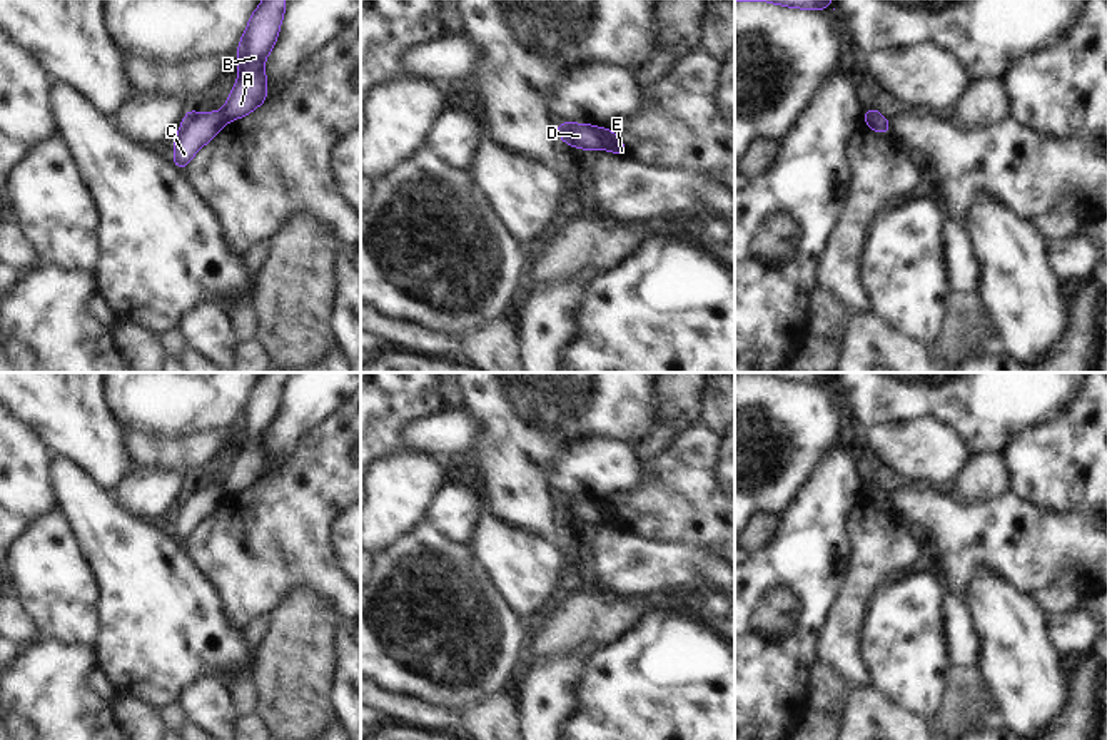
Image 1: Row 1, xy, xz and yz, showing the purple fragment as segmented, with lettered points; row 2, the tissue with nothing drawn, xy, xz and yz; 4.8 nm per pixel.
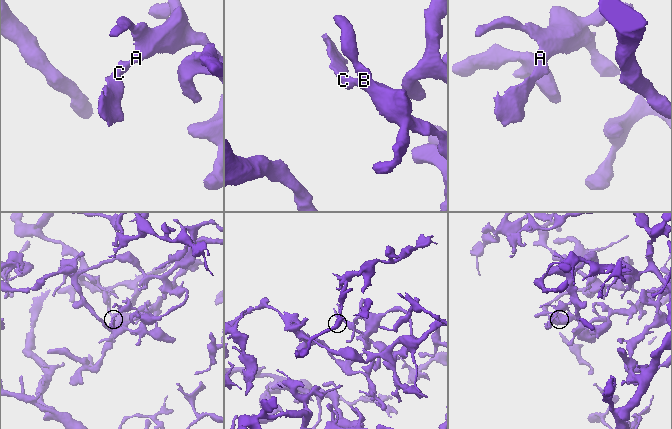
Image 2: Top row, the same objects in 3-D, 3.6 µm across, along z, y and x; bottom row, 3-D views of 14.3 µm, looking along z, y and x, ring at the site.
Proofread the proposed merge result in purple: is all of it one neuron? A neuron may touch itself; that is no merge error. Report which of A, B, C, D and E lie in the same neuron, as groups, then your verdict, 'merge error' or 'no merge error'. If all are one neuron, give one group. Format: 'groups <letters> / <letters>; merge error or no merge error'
groups A B E / C D; merge error

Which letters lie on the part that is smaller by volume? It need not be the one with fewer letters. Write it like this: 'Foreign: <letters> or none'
Foreign: C, D

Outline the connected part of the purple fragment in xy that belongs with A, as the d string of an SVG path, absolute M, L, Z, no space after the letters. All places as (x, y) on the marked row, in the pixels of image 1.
M264 0L250 15L235 53L239 58L239 79L222 109L225 122L250 114L267 100L264 60L275 45L284 12L286 0Z

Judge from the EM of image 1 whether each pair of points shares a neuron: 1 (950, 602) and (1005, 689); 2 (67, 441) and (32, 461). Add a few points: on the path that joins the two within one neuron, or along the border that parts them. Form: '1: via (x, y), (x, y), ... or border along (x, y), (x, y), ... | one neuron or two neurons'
1: border along (969, 608), (979, 640), (977, 665) | two neurons
2: border along (25, 421), (55, 455) | two neurons

